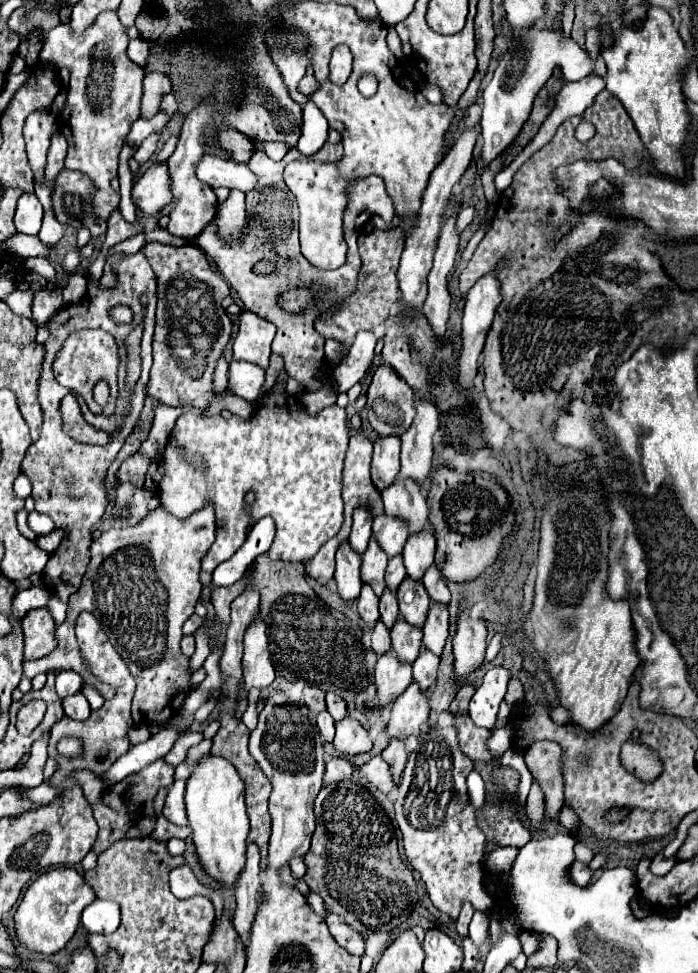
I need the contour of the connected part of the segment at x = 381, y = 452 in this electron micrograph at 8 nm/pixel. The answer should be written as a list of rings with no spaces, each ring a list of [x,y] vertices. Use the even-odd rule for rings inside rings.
[[[397,436],[379,438],[375,442],[373,460],[371,460],[371,480],[381,490],[391,484],[391,480],[399,474],[399,446],[401,440]]]

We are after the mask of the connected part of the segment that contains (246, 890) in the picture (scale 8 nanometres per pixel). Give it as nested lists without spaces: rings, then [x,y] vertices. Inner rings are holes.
[[[257,844],[247,846],[247,866],[239,876],[237,886],[237,910],[235,910],[235,930],[243,942],[249,940],[249,930],[257,912],[257,894],[261,886],[261,870],[259,870],[259,848]]]

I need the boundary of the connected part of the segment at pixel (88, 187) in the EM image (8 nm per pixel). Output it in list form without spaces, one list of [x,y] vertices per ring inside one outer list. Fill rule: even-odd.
[[[63,170],[55,180],[51,200],[61,224],[75,228],[85,226],[93,238],[99,238],[107,230],[107,220],[99,220],[91,212],[91,192],[95,192],[95,186],[89,176],[75,170]]]

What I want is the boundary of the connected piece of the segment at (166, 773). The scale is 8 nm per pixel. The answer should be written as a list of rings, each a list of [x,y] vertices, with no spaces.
[[[159,758],[159,760],[151,762],[149,766],[145,766],[141,772],[129,774],[125,780],[117,782],[111,788],[101,792],[99,802],[91,804],[93,816],[99,826],[99,834],[93,844],[93,852],[97,856],[101,852],[105,852],[111,844],[115,844],[123,838],[147,838],[155,830],[157,812],[153,808],[153,802],[155,802],[159,788],[169,788],[173,784],[173,780],[175,780],[173,774],[175,774],[175,768],[171,768],[171,764],[167,764],[163,758]]]

